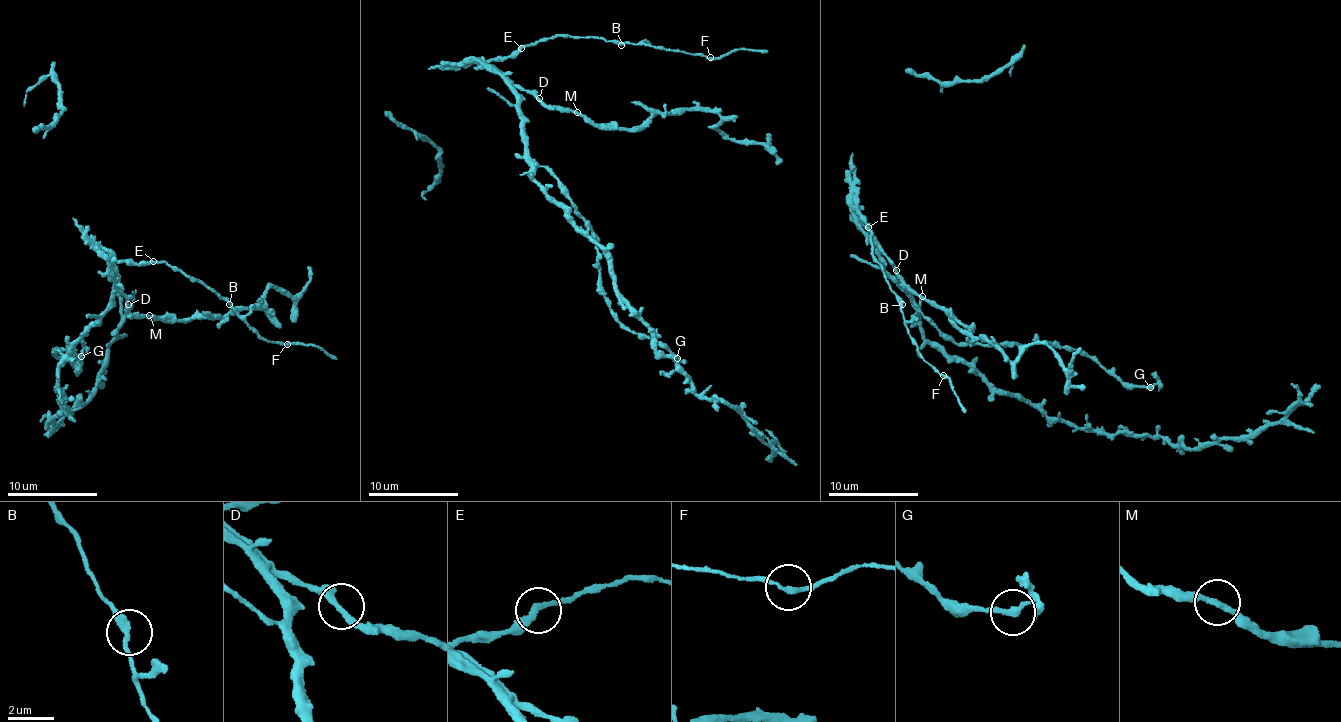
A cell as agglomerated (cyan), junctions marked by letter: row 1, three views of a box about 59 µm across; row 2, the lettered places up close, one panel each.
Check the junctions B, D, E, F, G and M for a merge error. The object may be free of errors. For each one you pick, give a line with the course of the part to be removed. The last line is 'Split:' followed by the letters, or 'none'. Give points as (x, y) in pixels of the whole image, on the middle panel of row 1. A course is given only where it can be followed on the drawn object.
Split: none

